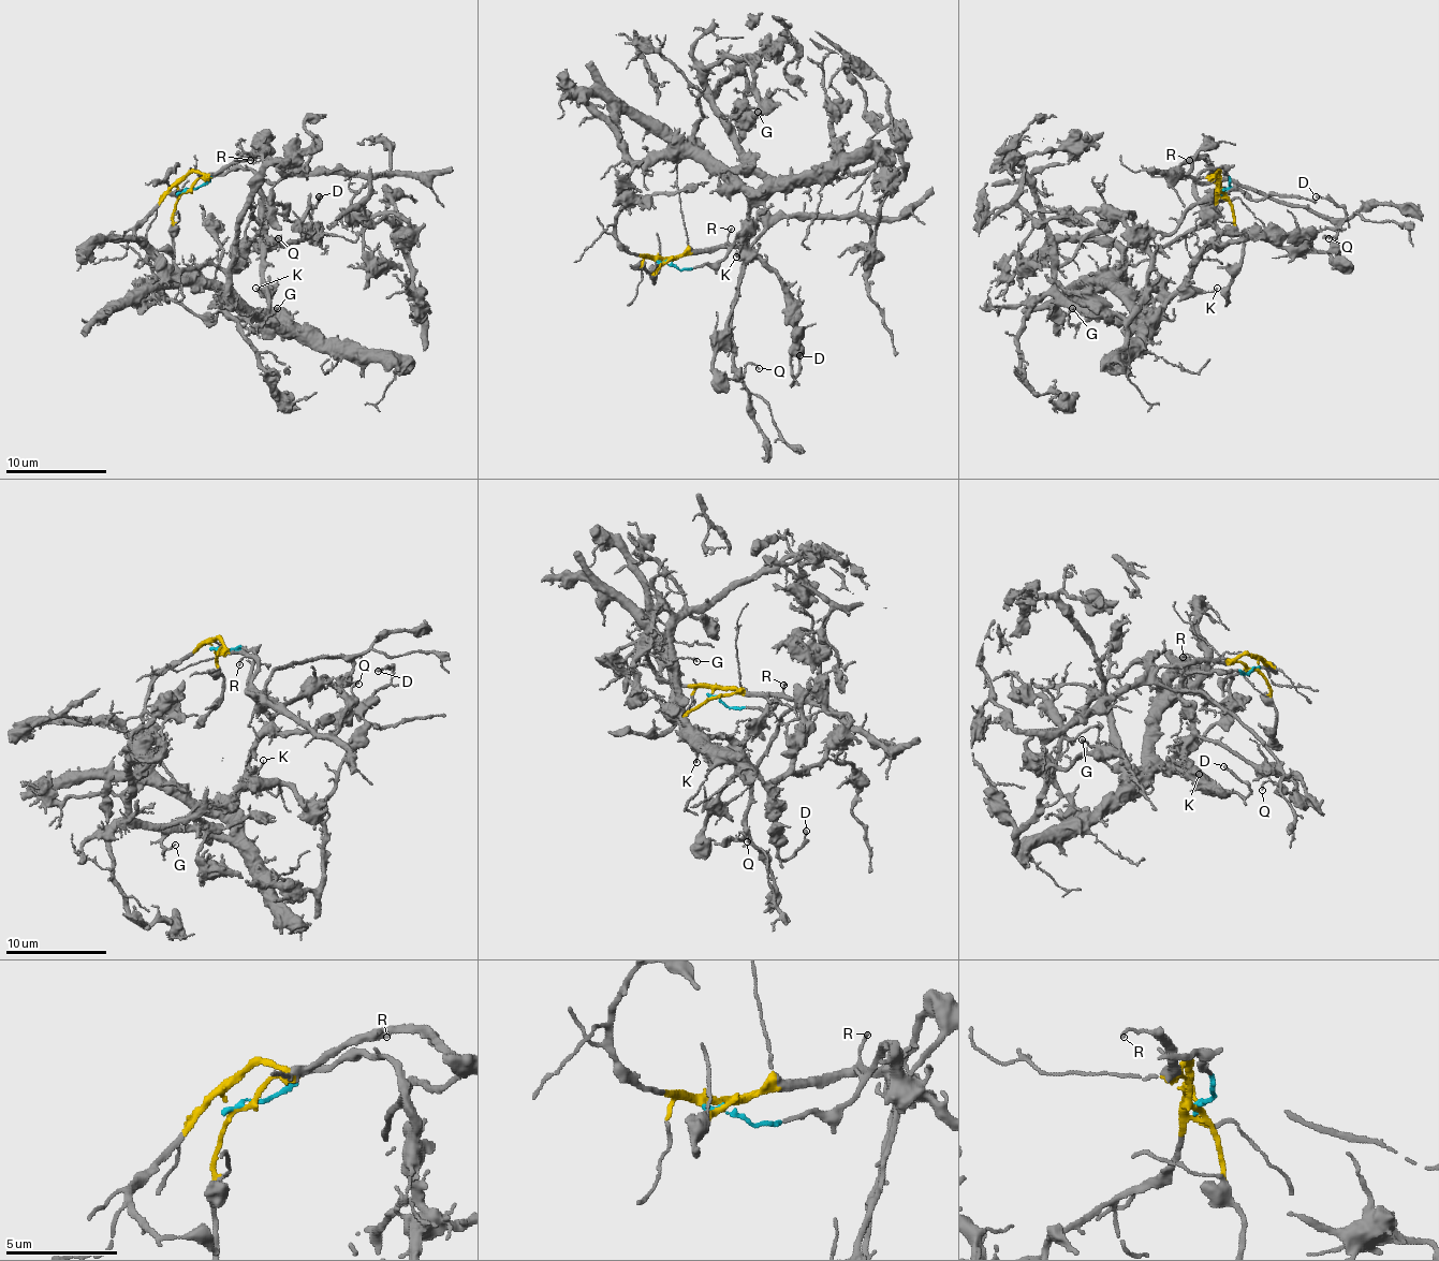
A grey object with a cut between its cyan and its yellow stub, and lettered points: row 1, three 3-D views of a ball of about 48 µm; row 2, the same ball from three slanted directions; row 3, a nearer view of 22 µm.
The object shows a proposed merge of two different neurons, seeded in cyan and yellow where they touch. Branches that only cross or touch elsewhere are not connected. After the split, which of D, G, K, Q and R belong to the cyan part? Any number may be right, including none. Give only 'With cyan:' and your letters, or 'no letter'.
With cyan: D, G, K

